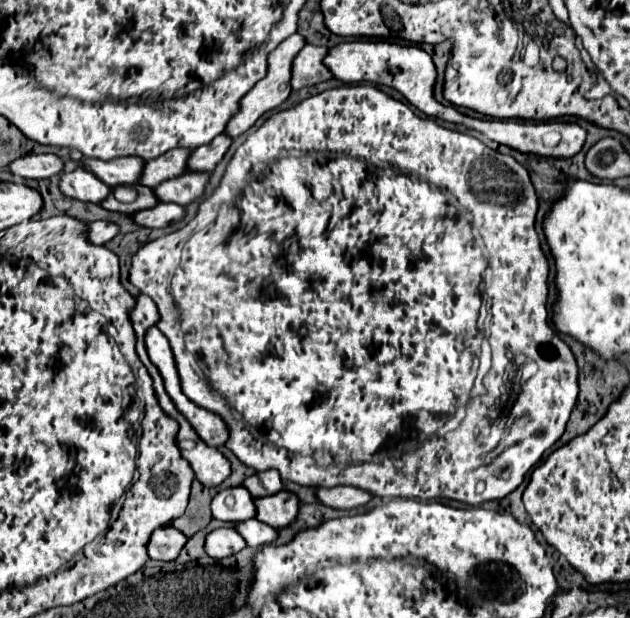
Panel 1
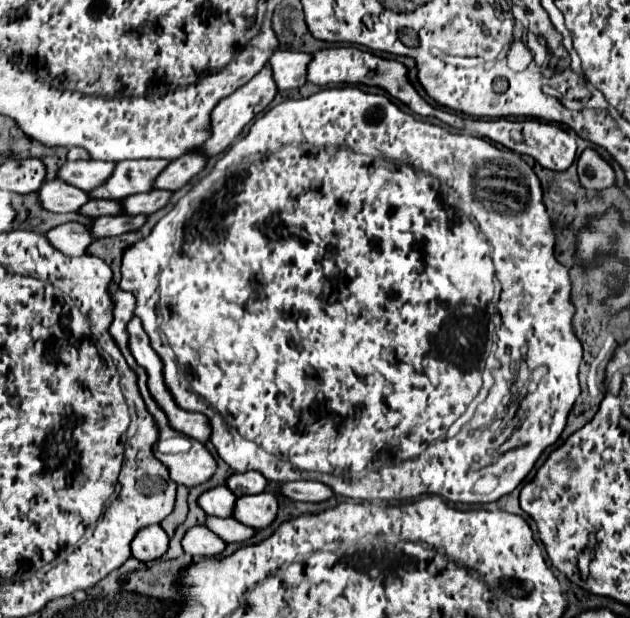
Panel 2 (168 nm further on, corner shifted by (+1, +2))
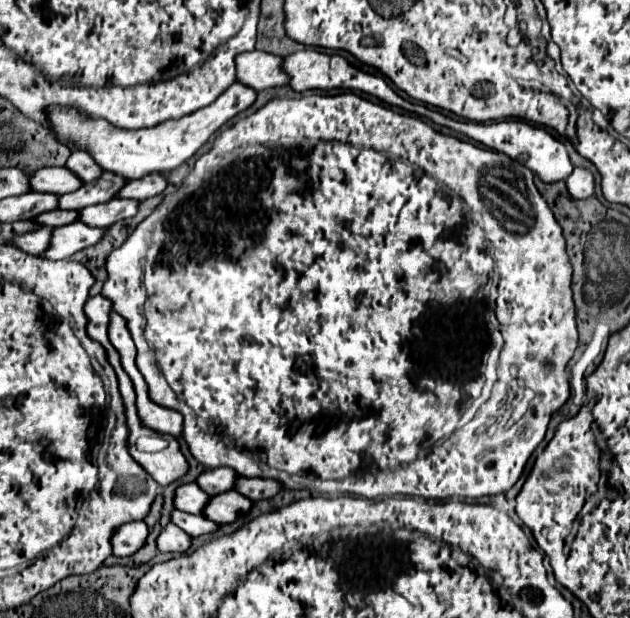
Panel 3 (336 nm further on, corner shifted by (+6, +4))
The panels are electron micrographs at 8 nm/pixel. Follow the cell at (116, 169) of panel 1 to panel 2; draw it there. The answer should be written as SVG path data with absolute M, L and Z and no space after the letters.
M77 160L65 162L57 170L57 178L65 184L71 184L83 192L91 192L111 176L115 164L113 162L99 162L99 160Z

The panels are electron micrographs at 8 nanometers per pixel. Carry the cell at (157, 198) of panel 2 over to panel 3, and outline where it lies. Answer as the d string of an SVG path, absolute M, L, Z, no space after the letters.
M114 198L110 202L94 204L80 210L80 220L88 226L112 226L118 220L132 218L138 212L140 202L132 198Z

